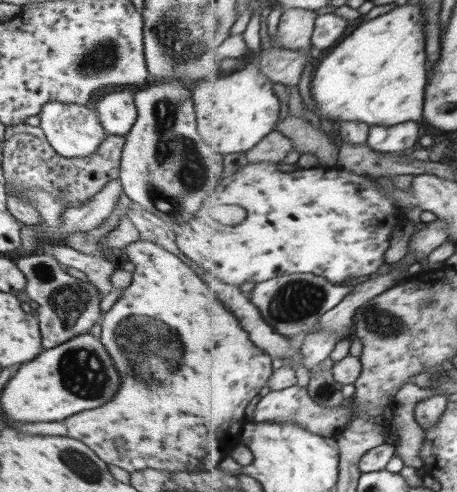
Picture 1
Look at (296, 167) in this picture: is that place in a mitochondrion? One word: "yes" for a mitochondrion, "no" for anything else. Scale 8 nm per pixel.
no

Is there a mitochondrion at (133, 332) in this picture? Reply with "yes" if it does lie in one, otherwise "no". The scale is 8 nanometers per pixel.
yes

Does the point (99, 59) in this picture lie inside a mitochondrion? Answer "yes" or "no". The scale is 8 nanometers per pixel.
yes

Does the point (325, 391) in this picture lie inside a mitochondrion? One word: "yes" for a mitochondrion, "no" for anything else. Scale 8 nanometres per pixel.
yes

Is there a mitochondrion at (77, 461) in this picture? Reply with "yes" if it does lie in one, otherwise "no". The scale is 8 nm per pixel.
yes

